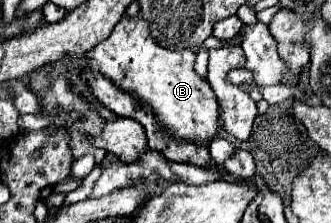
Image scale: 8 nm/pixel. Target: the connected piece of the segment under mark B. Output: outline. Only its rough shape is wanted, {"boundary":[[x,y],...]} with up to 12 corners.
{"boundary":[[122,17],[92,49],[102,75],[154,109],[176,139],[220,125],[190,49],[156,45]]}

